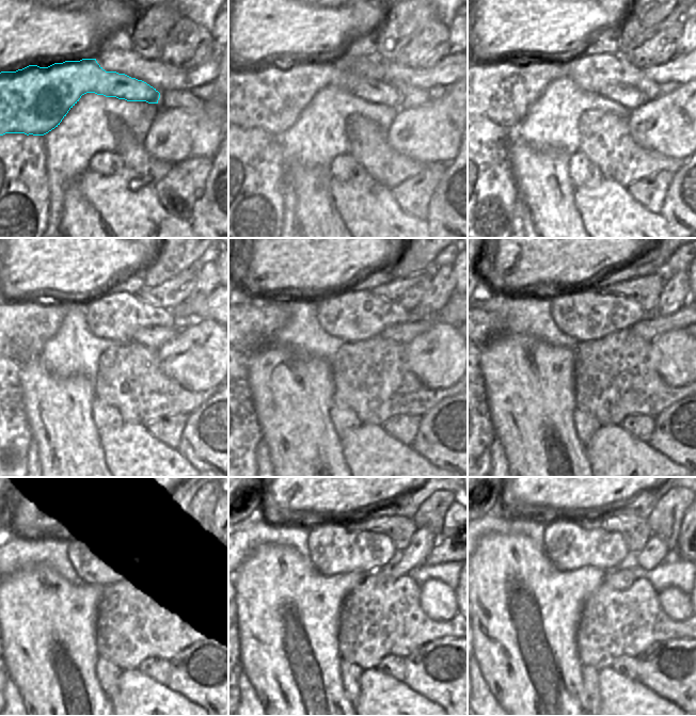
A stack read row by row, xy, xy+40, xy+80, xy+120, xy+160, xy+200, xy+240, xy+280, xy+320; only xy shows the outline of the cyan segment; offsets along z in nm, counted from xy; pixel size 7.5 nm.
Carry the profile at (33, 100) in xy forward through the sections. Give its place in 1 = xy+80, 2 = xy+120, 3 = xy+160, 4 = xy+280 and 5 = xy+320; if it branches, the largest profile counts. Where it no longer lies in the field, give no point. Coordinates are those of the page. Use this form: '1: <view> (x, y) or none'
1: xy+80 (503, 92)
2: xy+120 (17, 329)
3: xy+160 (250, 325)
4: xy+280 (441, 554)
5: xy+320 (674, 555)

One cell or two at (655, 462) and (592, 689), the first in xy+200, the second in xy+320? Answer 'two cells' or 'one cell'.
two cells

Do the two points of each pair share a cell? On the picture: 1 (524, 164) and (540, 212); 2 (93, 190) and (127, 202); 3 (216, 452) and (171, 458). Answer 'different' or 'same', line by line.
1: same
2: same
3: different

